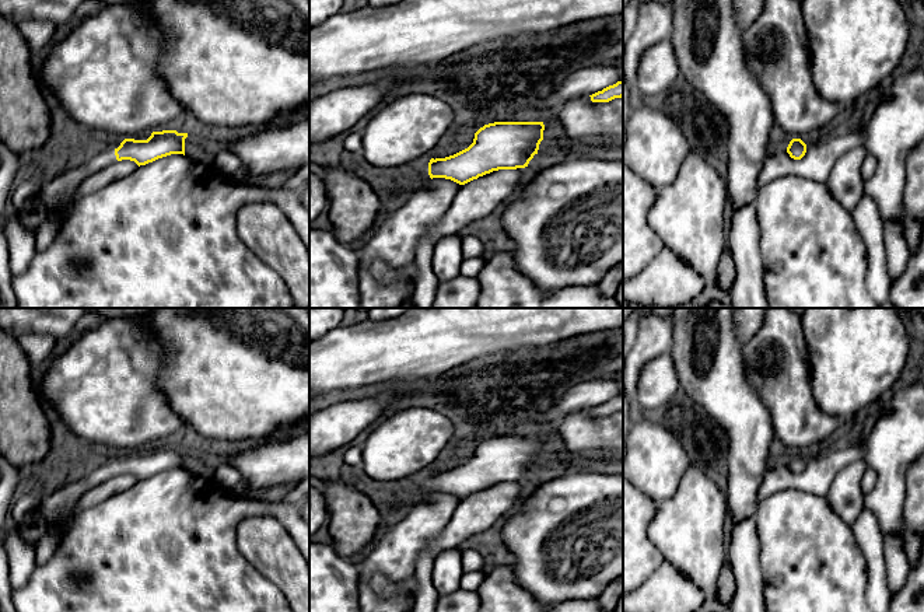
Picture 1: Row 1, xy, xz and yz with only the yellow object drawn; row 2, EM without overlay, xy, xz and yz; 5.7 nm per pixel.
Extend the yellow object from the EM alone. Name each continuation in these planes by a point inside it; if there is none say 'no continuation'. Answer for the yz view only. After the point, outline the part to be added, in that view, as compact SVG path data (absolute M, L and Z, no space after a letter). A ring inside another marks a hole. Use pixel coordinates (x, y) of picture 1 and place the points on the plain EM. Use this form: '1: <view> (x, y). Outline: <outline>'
no continuation

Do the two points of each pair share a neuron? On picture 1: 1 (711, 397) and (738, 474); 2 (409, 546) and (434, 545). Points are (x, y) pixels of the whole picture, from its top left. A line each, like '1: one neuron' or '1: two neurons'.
1: one neuron
2: two neurons

